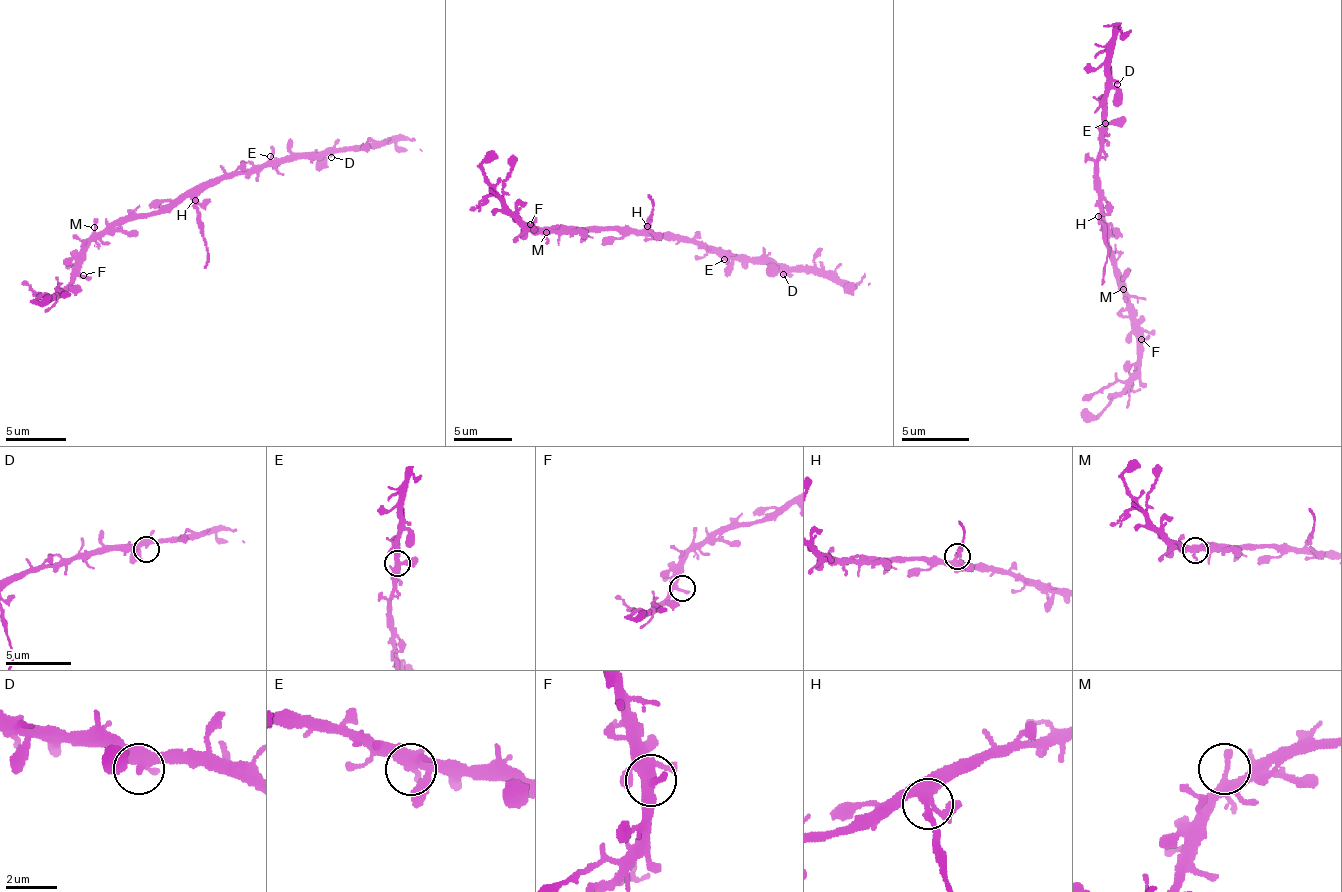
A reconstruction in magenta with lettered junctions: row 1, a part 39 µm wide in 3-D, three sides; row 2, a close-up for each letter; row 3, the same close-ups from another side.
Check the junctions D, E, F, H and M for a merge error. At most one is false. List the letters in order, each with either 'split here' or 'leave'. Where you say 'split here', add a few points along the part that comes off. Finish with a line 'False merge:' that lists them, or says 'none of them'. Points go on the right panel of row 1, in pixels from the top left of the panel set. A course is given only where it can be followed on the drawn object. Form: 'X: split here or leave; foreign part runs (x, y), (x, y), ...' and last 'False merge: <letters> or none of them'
D: leave
E: leave
F: leave
H: split here; foreign part runs (1097, 217), (1106, 245), (1103, 286)
M: leave
False merge: H

